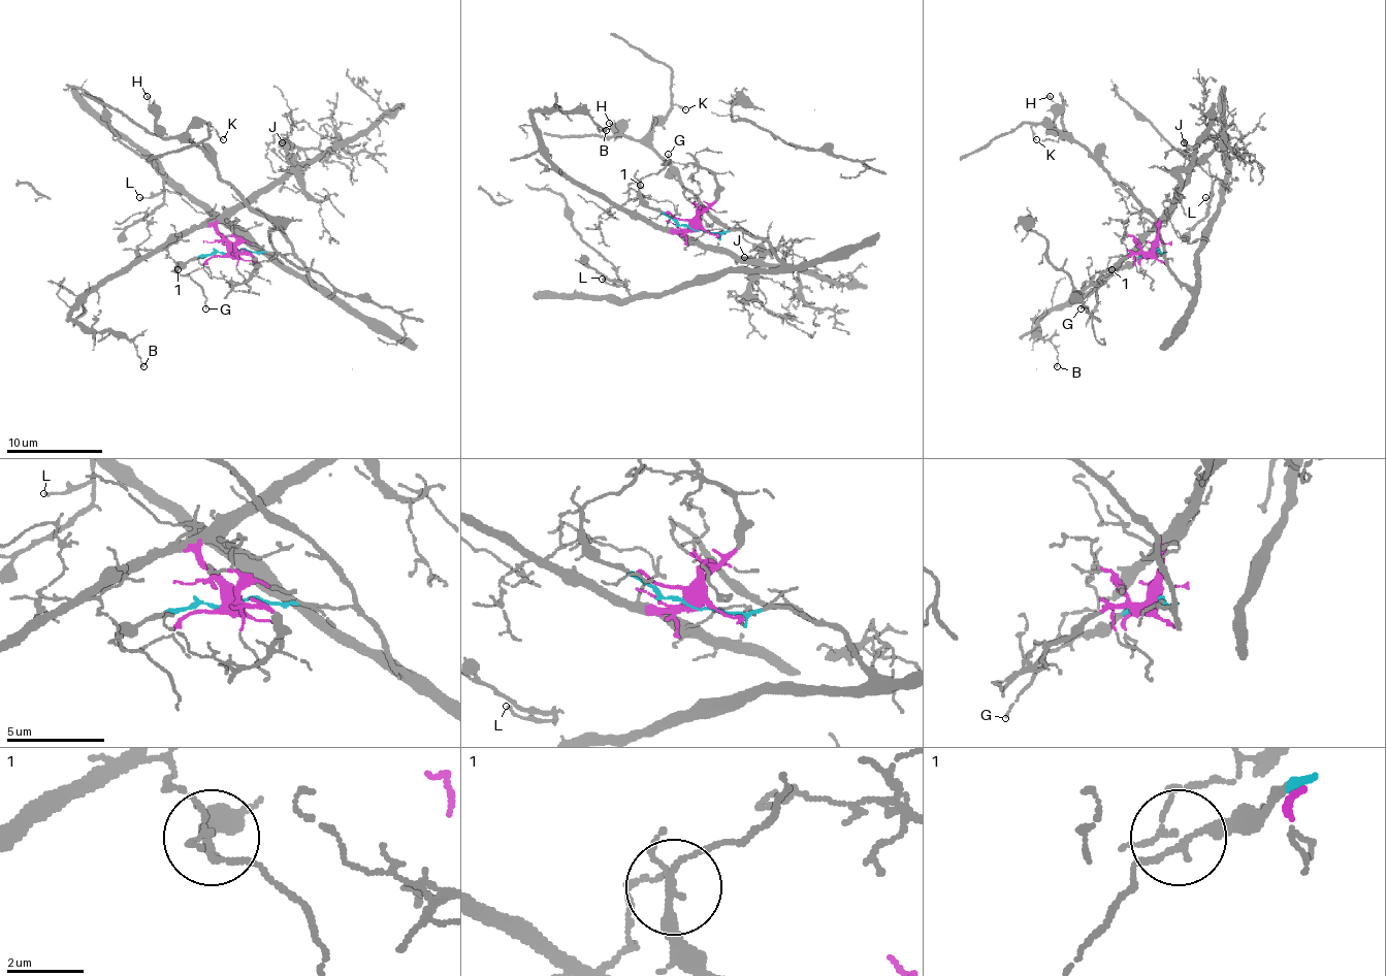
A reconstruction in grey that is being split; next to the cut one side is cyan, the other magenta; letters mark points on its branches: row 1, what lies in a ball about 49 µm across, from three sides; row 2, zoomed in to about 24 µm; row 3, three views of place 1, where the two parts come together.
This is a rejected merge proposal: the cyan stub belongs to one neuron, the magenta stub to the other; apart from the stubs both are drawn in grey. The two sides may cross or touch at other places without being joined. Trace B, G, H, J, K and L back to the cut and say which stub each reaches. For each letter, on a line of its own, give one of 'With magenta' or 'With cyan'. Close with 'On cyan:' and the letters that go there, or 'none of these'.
B: With magenta
G: With cyan
H: With cyan
J: With magenta
K: With cyan
L: With cyan
On cyan: G, H, K, L

